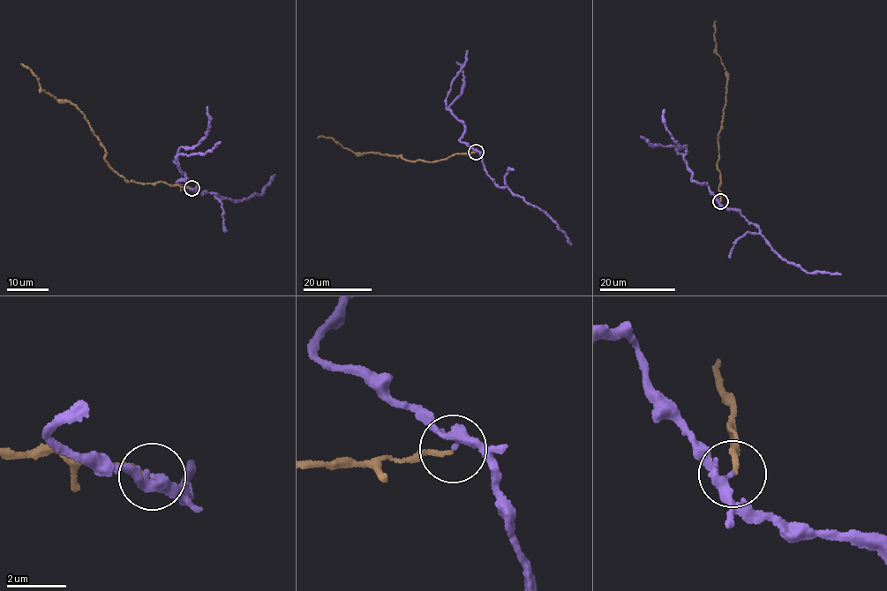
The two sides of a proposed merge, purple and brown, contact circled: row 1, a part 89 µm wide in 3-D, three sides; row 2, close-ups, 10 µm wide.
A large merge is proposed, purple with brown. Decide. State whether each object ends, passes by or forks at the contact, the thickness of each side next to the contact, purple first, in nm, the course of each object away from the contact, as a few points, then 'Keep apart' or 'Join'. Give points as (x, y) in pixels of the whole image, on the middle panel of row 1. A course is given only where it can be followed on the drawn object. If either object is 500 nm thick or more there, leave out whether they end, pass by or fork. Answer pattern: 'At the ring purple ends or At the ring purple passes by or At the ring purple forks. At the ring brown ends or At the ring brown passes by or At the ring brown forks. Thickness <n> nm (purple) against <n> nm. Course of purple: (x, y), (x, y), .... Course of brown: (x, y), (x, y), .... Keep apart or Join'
At the ring purple passes by. At the ring brown ends. Thickness 280 nm (purple) against 140 nm. Course of purple: (475, 152), (480, 153), (484, 171), (499, 186), (507, 187), (549, 216), (571, 245). Course of brown: (475, 152), (430, 162), (411, 161), (401, 154), (358, 153), (342, 147), (330, 137), (317, 138). Keep apart

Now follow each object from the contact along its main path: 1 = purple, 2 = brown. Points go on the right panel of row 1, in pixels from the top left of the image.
1: (720, 201), (722, 205), (738, 211), (758, 228), (760, 234), (782, 259), (808, 273), (841, 274)
2: (720, 201), (717, 140), (727, 78), (716, 50), (716, 20)

